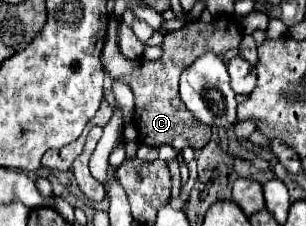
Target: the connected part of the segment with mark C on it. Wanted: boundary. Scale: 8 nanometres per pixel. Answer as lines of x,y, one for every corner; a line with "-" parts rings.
111,18
109,28
107,28
105,46
101,52
101,64
113,80
127,84
135,94
135,126
139,130
137,134
139,142
149,144
149,146
167,144
179,152
187,146
201,150
211,140
211,128
199,122
197,118
193,118
191,112
183,106
183,100
179,98
179,76
187,66
191,66
195,58
203,54
211,52
211,54
221,56
227,50
237,48
243,38
239,22
231,18
217,18
217,22
211,22
211,24
205,24
201,20
187,22
183,28
173,30
165,36
163,56
157,62
149,62
145,58
127,60
119,50
117,32
119,32
119,20

